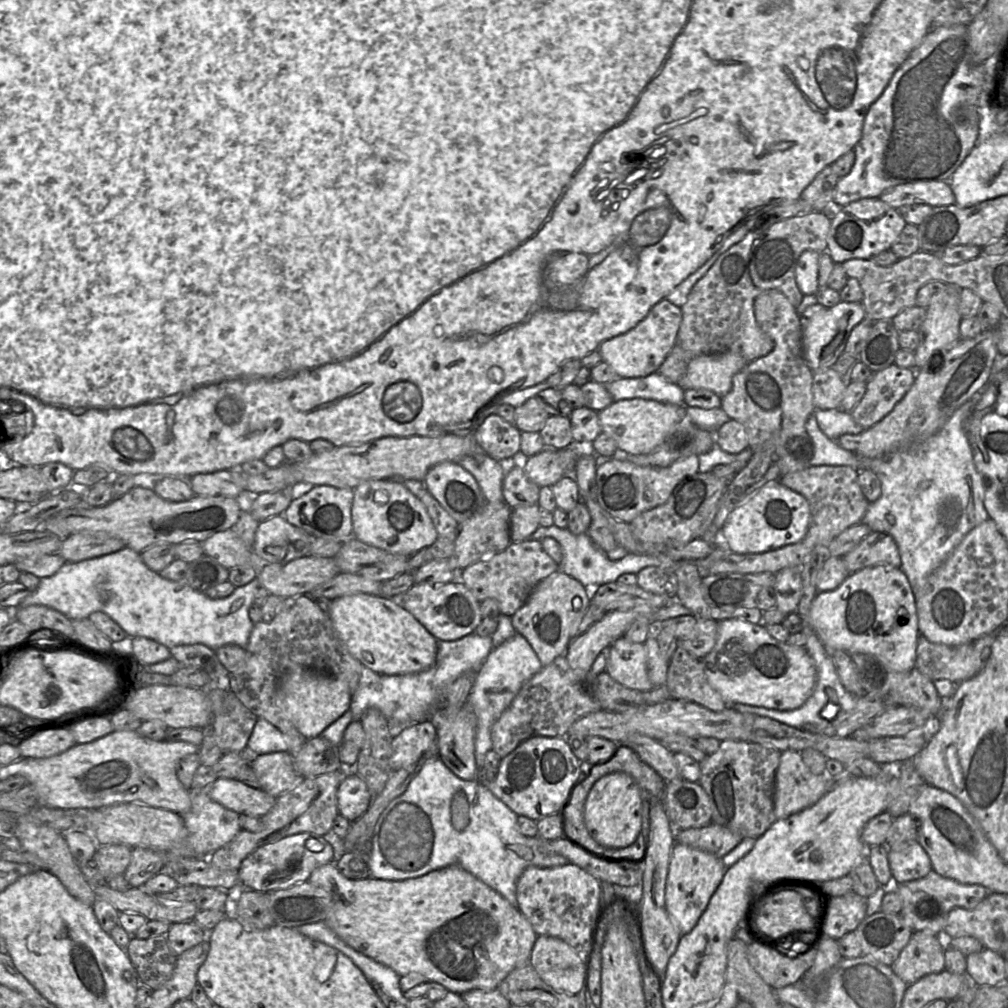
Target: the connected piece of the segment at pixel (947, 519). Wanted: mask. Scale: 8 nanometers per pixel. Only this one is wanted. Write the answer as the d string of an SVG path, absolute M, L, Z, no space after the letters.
M981 389L961 405L934 435L884 458L860 456L837 444L836 440L842 435L864 431L849 412L815 410L806 422L806 431L813 443L810 466L850 466L857 471L869 469L881 480L882 495L870 503L860 523L867 524L873 532L884 532L895 539L902 559L901 568L914 593L925 585L930 574L973 528L990 519L984 504L985 479L975 466L973 451L964 431L964 421L980 396Z

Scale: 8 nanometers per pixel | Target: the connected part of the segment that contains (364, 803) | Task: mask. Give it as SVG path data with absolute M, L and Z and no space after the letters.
M357 772L349 774L338 786L337 806L339 814L350 822L360 818L370 806L372 798L366 783Z

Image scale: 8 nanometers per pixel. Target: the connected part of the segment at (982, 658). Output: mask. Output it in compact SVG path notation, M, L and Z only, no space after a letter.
M988 634L974 641L958 646L933 643L924 636L918 641L915 667L932 682L949 680L954 684L964 682L976 676L985 666L992 651L996 634Z

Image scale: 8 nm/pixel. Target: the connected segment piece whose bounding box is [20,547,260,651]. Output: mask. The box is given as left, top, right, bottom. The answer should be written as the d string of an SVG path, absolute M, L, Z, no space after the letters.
M129 547L117 552L79 562L67 562L54 575L42 578L38 588L30 592L20 607L41 605L59 611L70 620L88 618L93 612L103 612L112 618L131 637L142 636L172 648L178 645L203 644L216 650L227 644L245 648L254 623L249 617L249 609L254 603L254 595L260 584L258 576L248 584L236 587L226 598L211 599L205 593L193 590L184 583L170 581L149 569L142 561L140 553Z

